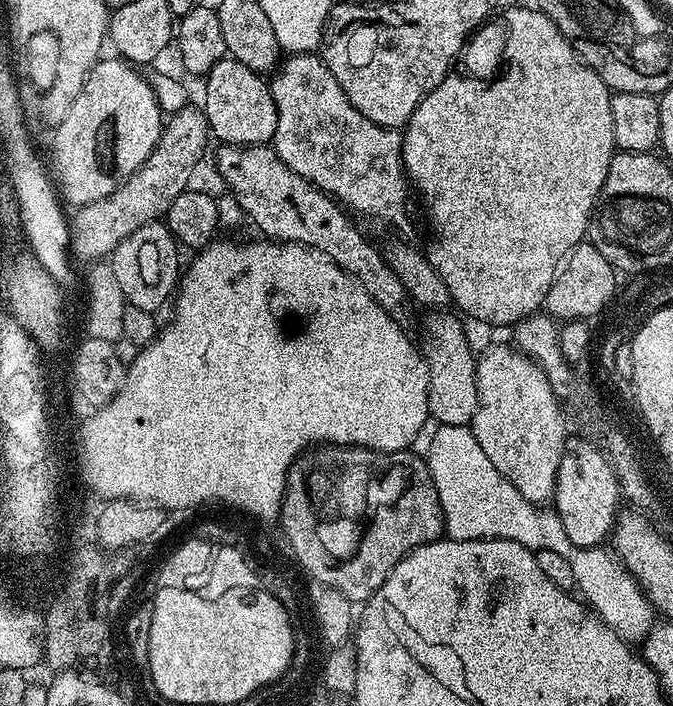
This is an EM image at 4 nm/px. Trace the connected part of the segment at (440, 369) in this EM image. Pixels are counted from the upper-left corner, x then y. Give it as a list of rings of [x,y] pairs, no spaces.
[[[434,310],[424,322],[424,344],[422,355],[427,362],[428,377],[428,410],[429,415],[441,425],[462,425],[471,423],[474,413],[479,408],[477,398],[476,361],[472,356],[468,338],[464,334],[464,326],[459,315]]]

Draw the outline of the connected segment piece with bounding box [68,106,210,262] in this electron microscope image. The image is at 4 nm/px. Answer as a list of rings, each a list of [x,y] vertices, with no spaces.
[[[189,106],[171,113],[163,125],[158,142],[146,162],[130,179],[118,186],[114,194],[98,198],[98,202],[77,207],[76,217],[71,217],[69,249],[77,260],[100,262],[111,257],[112,251],[134,230],[155,224],[167,217],[168,208],[189,187],[192,171],[210,141],[208,123],[199,107]]]

